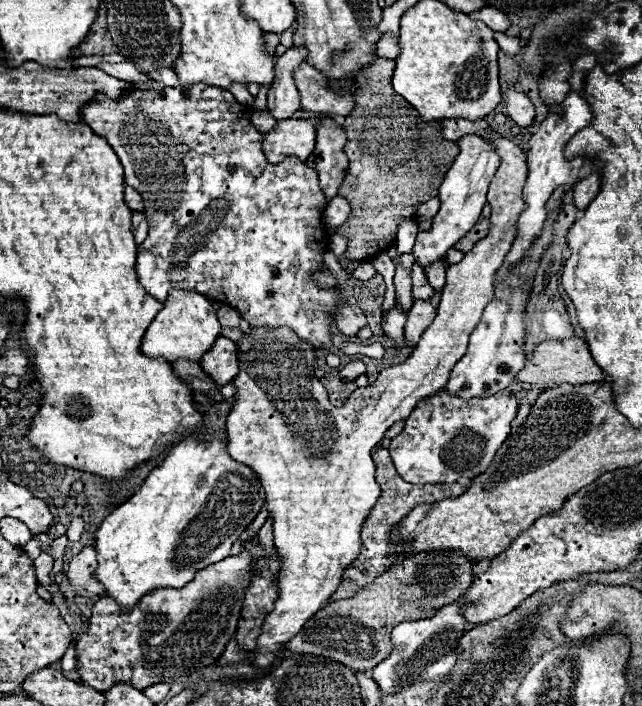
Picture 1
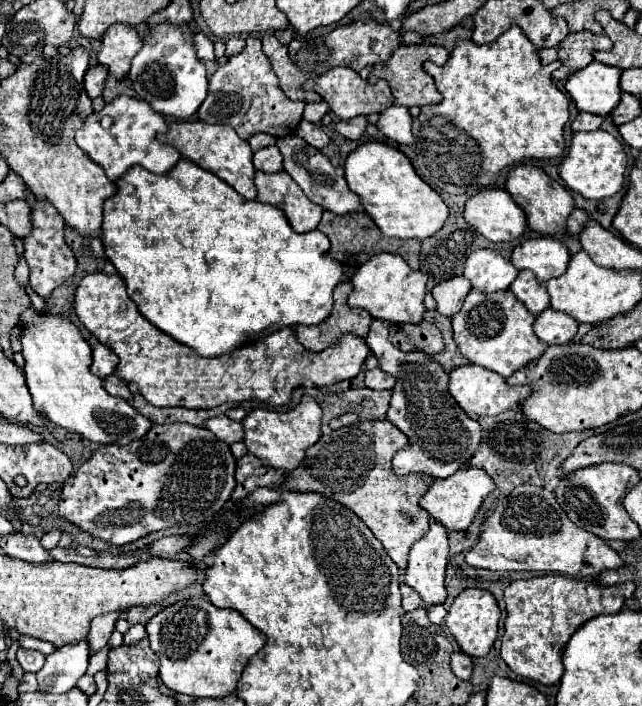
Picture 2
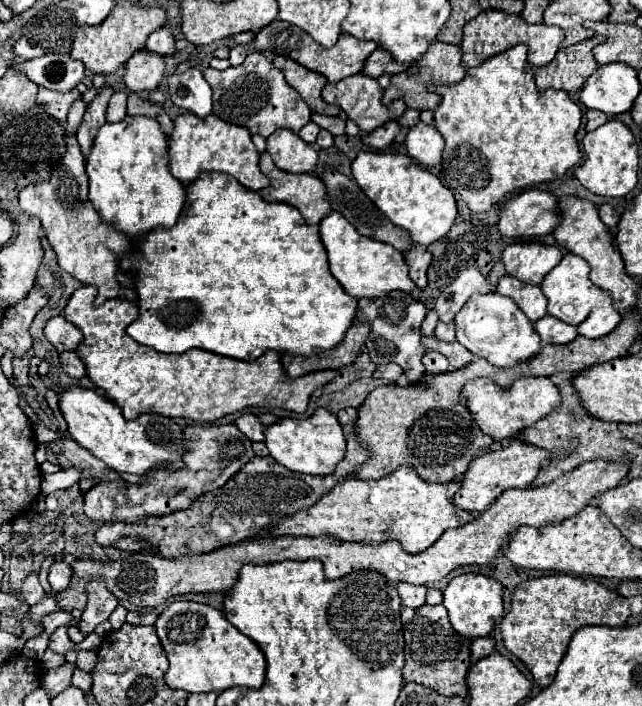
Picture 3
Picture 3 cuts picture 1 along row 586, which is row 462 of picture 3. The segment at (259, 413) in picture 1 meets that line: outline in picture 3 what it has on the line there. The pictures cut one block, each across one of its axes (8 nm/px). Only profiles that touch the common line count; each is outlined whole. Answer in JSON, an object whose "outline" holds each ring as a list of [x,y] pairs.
{"outline":[[[318,408],[306,420],[300,420],[300,418],[278,420],[264,428],[264,436],[266,436],[264,444],[268,446],[270,456],[278,464],[286,466],[292,472],[302,472],[302,474],[314,474],[314,476],[332,474],[336,464],[342,460],[346,452],[346,440],[344,440],[340,422],[326,408]]]}

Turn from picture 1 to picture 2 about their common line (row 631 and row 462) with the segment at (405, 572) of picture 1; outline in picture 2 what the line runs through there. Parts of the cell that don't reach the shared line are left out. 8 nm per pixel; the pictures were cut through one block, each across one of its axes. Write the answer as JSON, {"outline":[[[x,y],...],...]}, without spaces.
{"outline":[[[364,420],[364,422],[356,422],[350,426],[332,430],[306,450],[306,458],[300,462],[300,466],[296,470],[292,470],[292,474],[288,474],[288,480],[284,484],[280,484],[276,488],[258,488],[256,492],[252,492],[252,496],[244,498],[242,504],[256,504],[258,508],[262,508],[262,506],[280,502],[284,492],[318,492],[324,498],[332,498],[332,500],[344,504],[348,510],[352,510],[374,532],[374,536],[384,544],[384,550],[398,564],[400,572],[404,572],[410,546],[416,540],[420,540],[424,536],[424,532],[428,530],[430,516],[420,506],[420,498],[428,492],[428,488],[434,482],[434,478],[428,474],[414,472],[414,474],[406,474],[406,476],[396,476],[392,472],[394,454],[406,446],[408,446],[408,436],[404,436],[404,432],[396,430],[396,426],[390,424],[390,420]]]}

